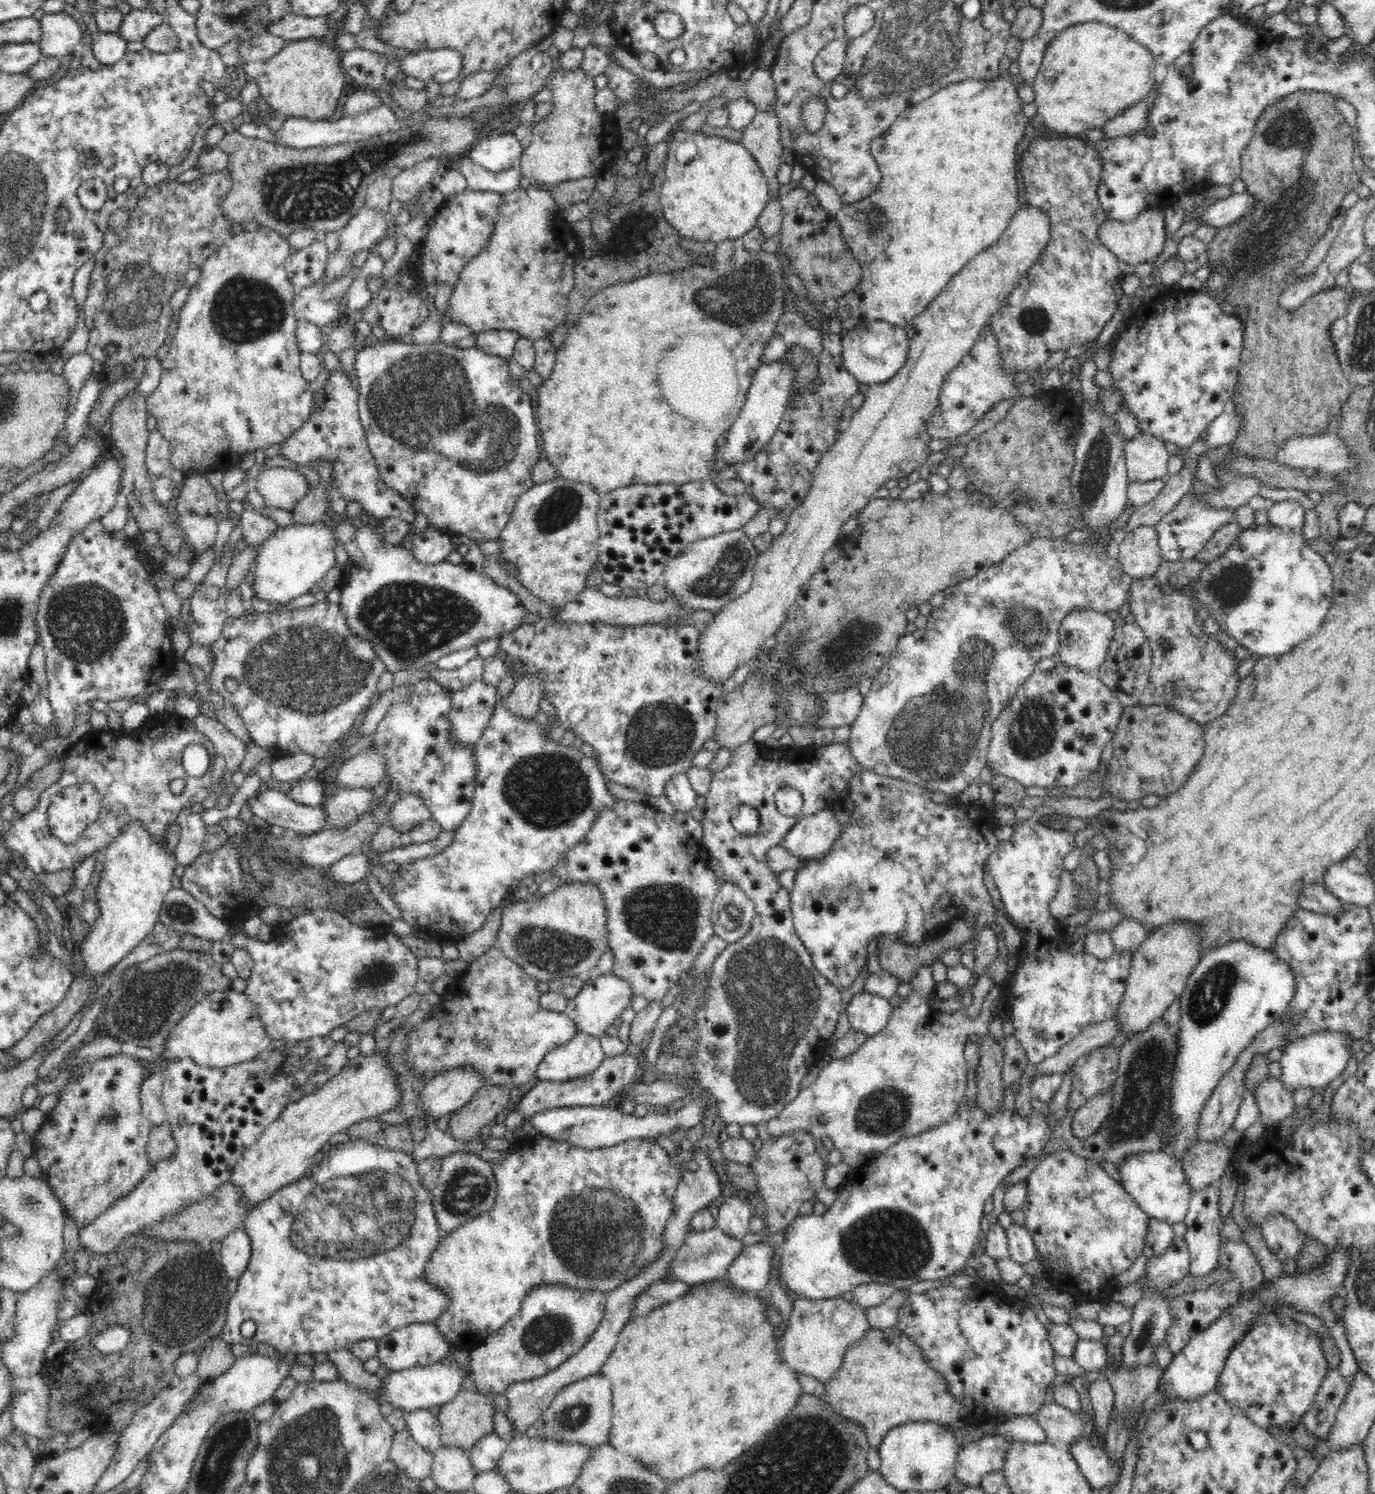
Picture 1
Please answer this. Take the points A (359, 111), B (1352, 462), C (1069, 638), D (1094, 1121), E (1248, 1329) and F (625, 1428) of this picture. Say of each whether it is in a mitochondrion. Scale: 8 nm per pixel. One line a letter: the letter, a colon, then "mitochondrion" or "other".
A: other
B: other
C: mitochondrion
D: mitochondrion
E: other
F: other

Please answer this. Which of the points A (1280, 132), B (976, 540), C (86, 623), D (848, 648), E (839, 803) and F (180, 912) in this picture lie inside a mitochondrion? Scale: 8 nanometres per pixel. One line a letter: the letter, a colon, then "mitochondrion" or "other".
A: mitochondrion
B: other
C: mitochondrion
D: mitochondrion
E: other
F: mitochondrion

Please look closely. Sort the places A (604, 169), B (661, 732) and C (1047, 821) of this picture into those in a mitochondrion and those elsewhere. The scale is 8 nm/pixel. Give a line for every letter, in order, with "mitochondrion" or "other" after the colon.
A: other
B: mitochondrion
C: other

